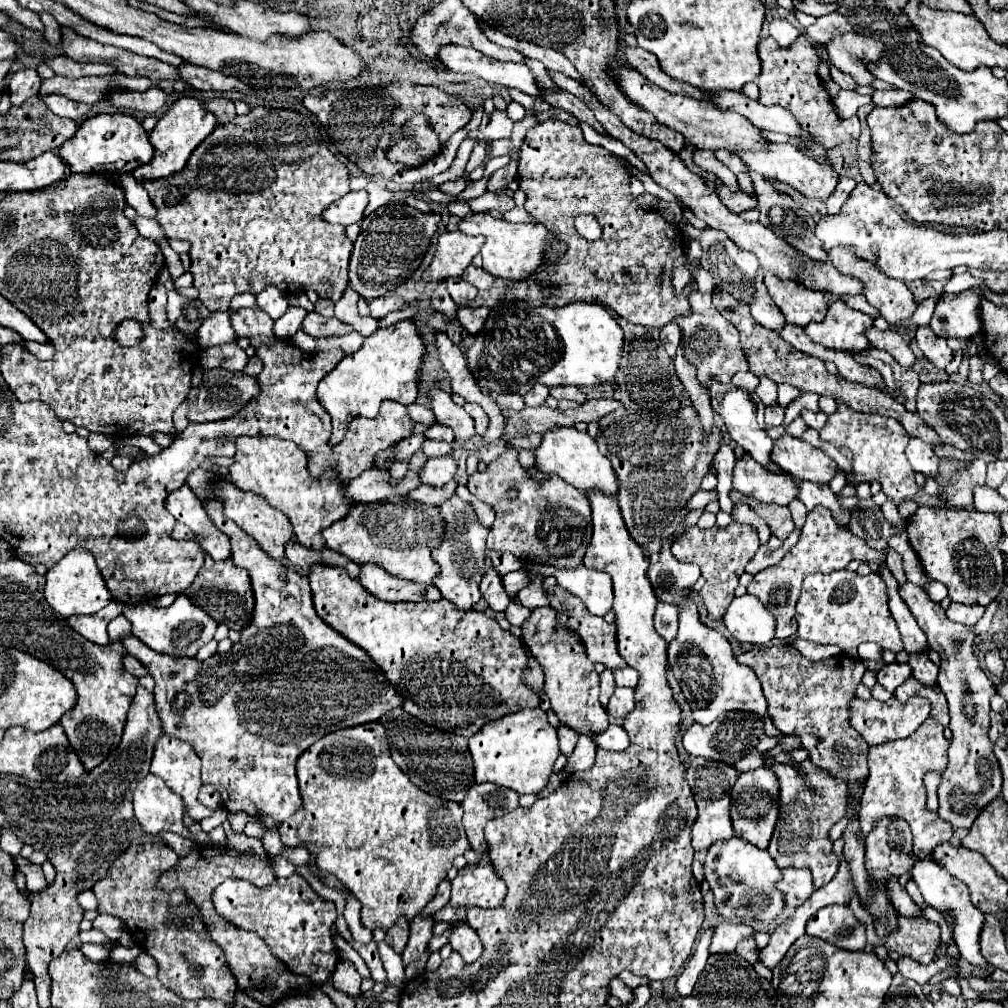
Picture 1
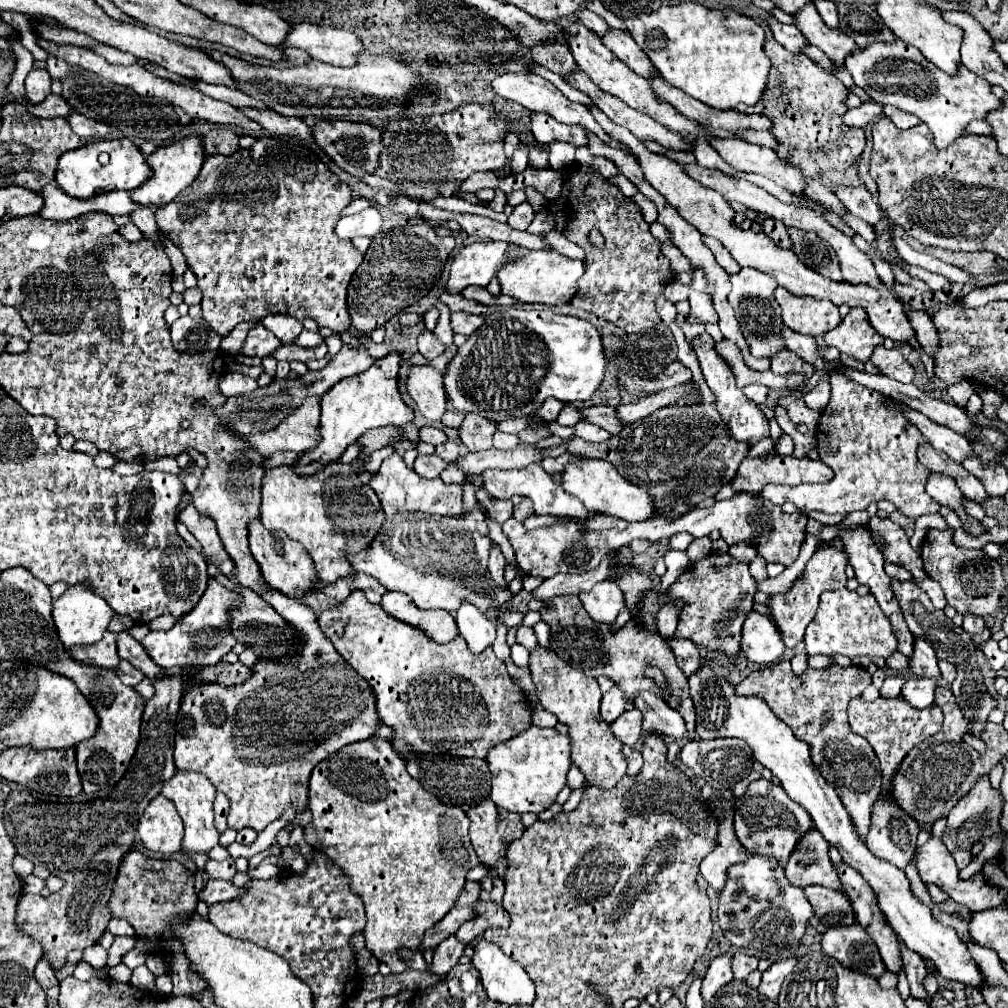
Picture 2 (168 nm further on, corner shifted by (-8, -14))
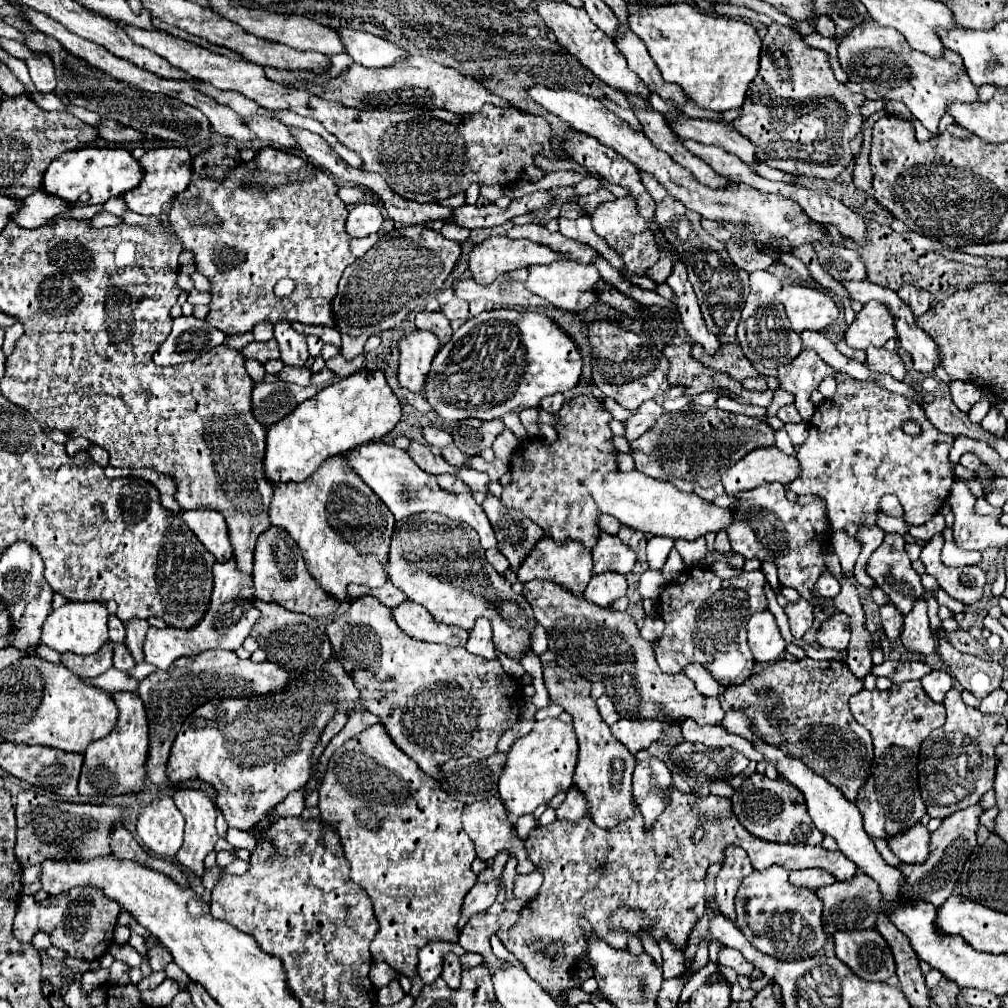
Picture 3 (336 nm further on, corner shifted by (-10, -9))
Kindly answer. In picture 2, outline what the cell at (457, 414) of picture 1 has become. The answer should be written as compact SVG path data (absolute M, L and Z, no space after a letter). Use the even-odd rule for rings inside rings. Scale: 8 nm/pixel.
M427 364L411 366L405 384L407 384L409 396L415 400L421 414L431 424L441 426L441 416L445 414L447 396L443 390L439 370L433 366L427 366Z

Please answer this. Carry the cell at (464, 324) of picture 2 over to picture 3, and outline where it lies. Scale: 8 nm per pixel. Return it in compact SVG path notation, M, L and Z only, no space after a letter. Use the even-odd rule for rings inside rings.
M453 297L447 305L443 305L441 311L447 315L449 321L455 321L455 319L465 319L467 321L471 317L467 303L461 301L461 299L457 299L457 297Z

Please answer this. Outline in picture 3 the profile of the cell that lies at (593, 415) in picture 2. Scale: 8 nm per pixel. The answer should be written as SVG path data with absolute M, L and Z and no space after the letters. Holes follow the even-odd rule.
M645 401L629 419L623 421L625 425L625 437L629 441L635 441L639 435L643 435L655 421L657 417L663 413L663 407L657 405L657 401Z

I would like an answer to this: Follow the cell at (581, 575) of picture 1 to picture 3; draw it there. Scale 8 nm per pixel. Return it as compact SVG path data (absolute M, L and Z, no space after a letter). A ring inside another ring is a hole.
M607 571L605 575L595 575L583 597L591 603L597 603L599 607L609 607L613 601L627 595L627 579L625 575L617 575L613 571Z

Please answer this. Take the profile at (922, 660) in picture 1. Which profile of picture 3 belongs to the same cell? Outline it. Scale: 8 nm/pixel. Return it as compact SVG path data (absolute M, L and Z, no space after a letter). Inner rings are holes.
M925 601L917 603L909 615L905 615L905 625L903 625L903 647L907 651L913 651L919 657L931 655L935 651L935 639L933 631L929 627L929 617L927 617L927 607Z

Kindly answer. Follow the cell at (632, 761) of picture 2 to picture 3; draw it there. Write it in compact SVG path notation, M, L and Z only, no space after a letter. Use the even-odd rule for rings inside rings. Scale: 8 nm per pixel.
M639 751L635 755L637 765L633 771L633 795L641 807L645 823L655 823L655 819L665 809L665 793L671 785L671 771L663 761Z

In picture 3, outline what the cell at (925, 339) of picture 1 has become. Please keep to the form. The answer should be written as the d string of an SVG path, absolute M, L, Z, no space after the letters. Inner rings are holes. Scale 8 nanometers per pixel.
M904 285L897 291L897 294L906 305L911 307L911 311L913 311L915 317L923 315L923 313L929 311L929 307L931 307L931 305L929 305L929 293L927 293L927 291L921 291L921 289L917 289L912 285Z

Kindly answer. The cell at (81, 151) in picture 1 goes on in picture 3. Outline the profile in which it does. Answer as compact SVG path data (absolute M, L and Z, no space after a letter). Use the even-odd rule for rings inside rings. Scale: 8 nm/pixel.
M81 147L73 151L65 151L65 155L59 155L51 165L49 171L45 171L45 183L43 189L49 191L51 195L57 195L71 205L79 203L79 197L83 193L89 195L87 203L97 205L105 203L109 197L123 195L125 191L137 187L143 179L145 171L139 165L139 161L131 155L129 149L117 147Z

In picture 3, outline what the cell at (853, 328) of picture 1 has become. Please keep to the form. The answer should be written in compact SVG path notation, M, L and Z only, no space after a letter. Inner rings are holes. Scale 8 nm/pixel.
M877 301L865 303L845 331L845 341L851 349L867 349L869 345L883 347L885 341L893 337L897 337L893 319L887 307Z

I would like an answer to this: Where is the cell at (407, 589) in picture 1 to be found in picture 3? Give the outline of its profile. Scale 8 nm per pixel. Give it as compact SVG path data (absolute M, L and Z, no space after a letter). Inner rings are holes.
M403 601L393 609L393 617L397 625L413 639L419 641L431 641L431 643L445 643L445 645L465 645L469 631L455 627L455 625L445 625L437 623L425 607L413 601Z

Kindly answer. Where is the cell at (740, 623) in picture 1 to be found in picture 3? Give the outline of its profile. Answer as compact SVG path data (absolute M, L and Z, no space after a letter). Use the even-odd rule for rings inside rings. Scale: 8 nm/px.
M769 609L757 611L749 623L749 649L753 651L753 657L757 663L771 663L777 661L779 655L785 651L785 639L779 633L779 627L775 623L775 617Z

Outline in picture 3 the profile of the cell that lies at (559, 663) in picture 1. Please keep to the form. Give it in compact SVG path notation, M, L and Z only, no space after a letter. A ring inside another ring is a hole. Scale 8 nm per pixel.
M547 661L543 667L543 681L549 691L549 697L555 705L561 705L571 717L573 727L579 739L579 761L575 769L573 783L581 789L587 799L589 815L599 827L613 827L621 819L633 815L633 793L631 793L631 775L635 769L635 757L613 739L609 725L603 723L595 699L591 697L591 683L583 677L573 677L557 661Z

